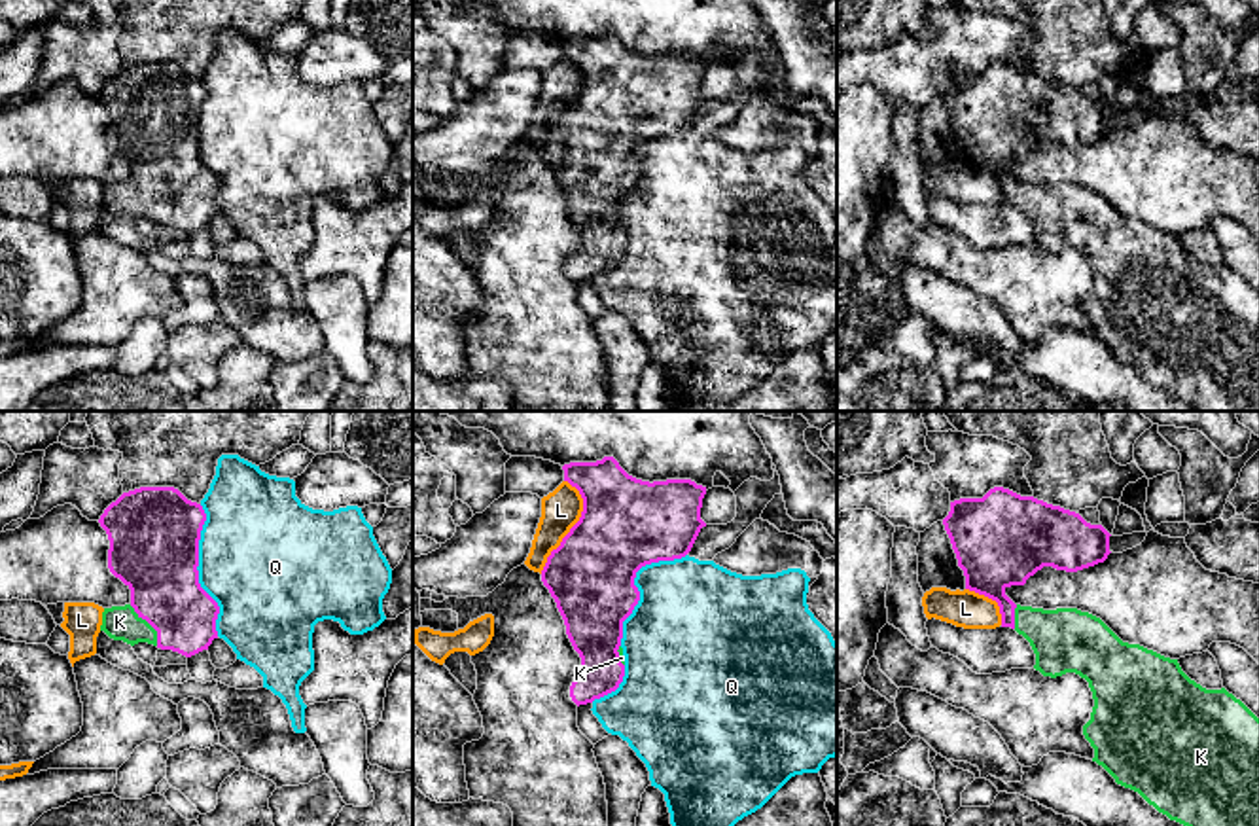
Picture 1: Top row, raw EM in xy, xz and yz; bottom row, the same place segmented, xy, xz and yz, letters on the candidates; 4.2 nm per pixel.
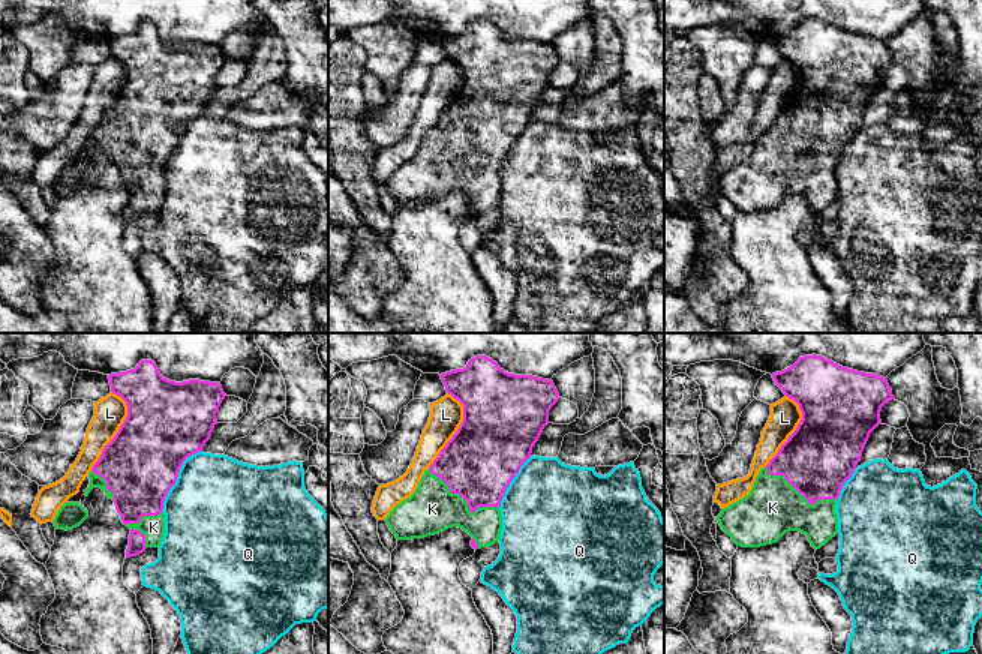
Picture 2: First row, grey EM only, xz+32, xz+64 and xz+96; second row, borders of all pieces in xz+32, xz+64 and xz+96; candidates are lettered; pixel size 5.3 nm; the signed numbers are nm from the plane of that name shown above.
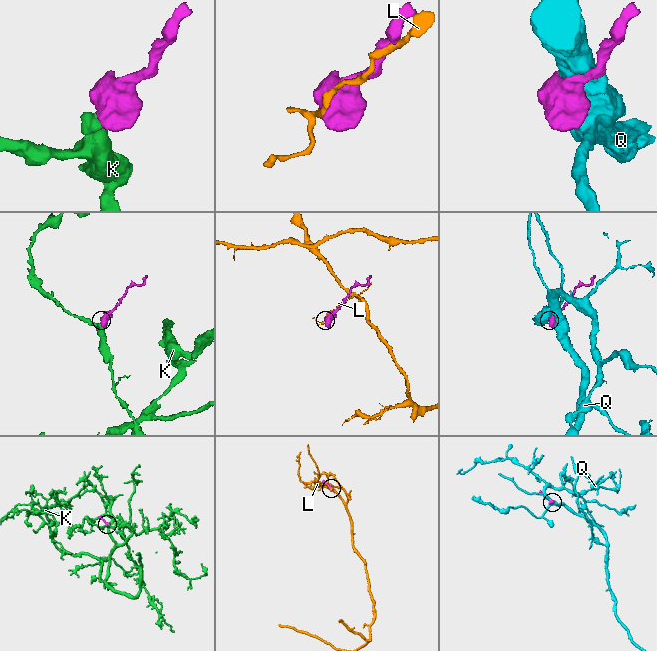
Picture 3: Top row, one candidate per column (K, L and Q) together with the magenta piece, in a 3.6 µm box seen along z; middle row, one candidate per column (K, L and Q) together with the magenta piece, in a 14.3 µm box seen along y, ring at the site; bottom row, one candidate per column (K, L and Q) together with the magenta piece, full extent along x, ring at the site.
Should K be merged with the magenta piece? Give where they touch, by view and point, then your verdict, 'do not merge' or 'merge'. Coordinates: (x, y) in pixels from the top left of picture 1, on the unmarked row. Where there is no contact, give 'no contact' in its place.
meets magenta in xy at (150, 199); merge

